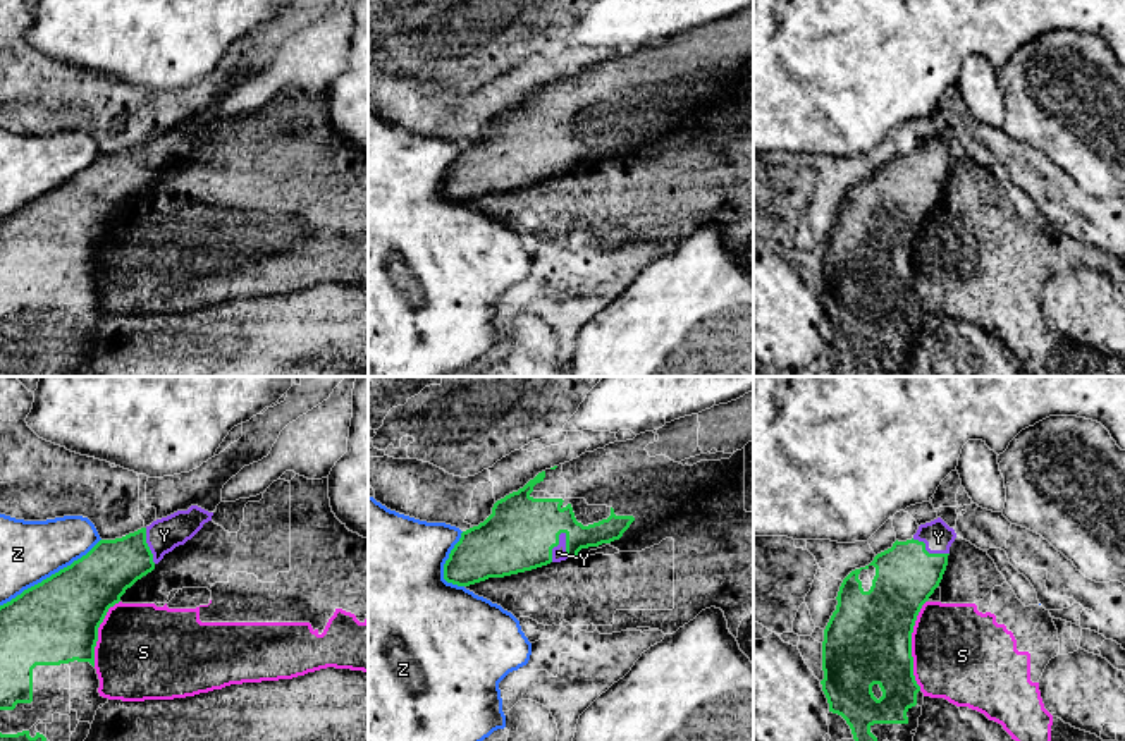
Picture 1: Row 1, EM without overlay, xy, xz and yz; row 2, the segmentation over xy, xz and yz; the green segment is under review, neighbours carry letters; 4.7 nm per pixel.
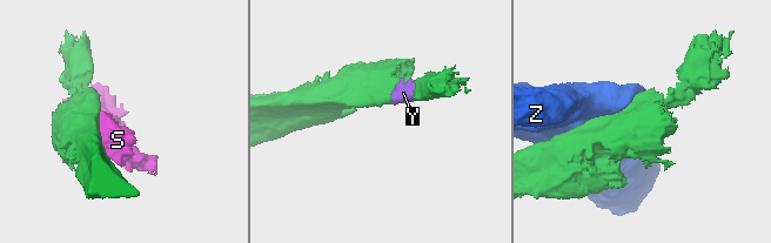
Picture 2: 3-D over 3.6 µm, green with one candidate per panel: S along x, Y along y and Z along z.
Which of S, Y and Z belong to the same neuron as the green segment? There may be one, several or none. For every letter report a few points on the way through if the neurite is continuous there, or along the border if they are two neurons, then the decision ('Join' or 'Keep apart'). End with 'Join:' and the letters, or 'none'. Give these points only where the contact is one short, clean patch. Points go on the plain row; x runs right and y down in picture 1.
S: Keep apart
Y: Join
Z: Keep apart
Join: Y

